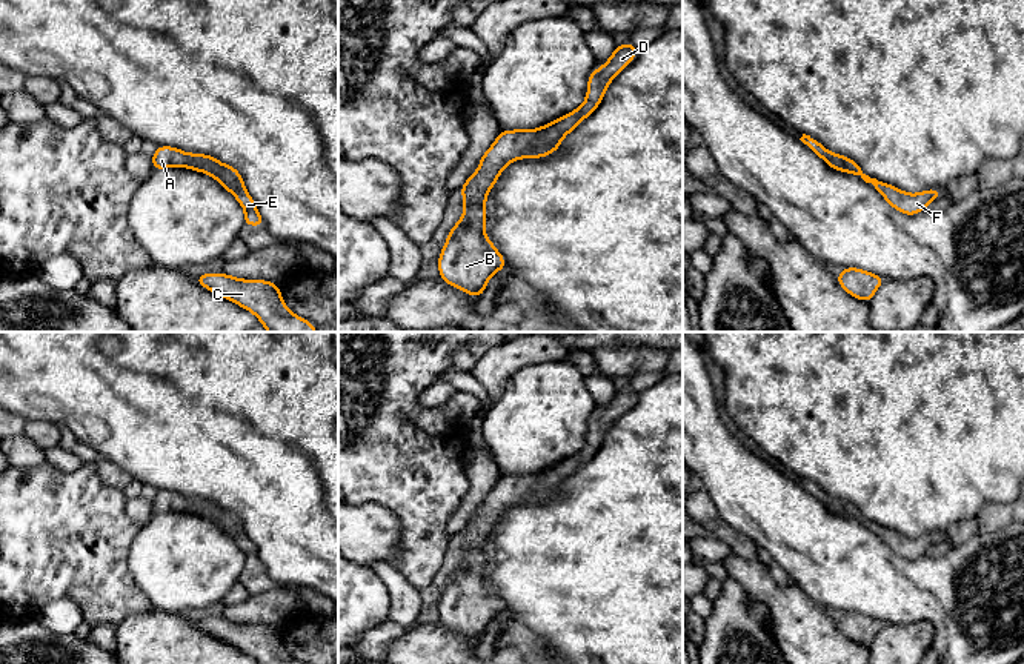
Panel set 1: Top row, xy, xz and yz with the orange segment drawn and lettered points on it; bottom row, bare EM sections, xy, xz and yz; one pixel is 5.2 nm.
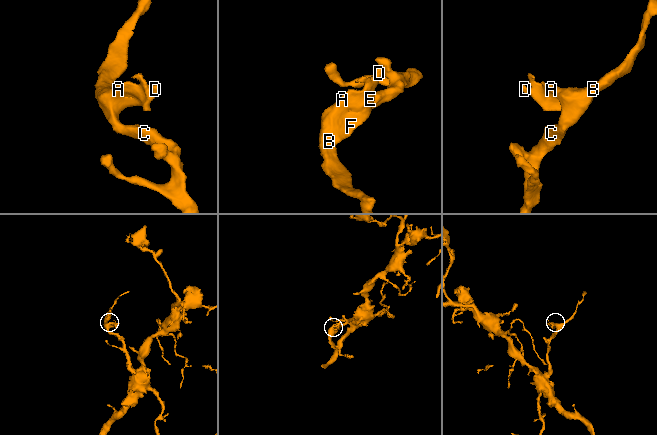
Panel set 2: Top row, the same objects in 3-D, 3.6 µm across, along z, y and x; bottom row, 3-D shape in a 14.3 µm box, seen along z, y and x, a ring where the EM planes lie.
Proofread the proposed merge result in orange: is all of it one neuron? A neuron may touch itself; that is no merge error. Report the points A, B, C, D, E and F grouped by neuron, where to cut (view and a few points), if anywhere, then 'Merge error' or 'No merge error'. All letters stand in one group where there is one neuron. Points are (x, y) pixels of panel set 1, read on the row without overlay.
Groups: A B C D E F. No split. No merge error

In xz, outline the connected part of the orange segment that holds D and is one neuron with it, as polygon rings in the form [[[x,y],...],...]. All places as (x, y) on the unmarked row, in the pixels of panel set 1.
[[[630,386],[617,390],[609,404],[590,417],[586,444],[575,455],[538,473],[500,475],[497,484],[480,503],[478,513],[460,532],[464,556],[449,575],[438,601],[441,624],[472,641],[481,641],[489,622],[506,610],[504,601],[484,576],[486,541],[500,518],[514,504],[544,503],[555,496],[563,483],[595,456],[610,426],[637,398],[638,393]]]

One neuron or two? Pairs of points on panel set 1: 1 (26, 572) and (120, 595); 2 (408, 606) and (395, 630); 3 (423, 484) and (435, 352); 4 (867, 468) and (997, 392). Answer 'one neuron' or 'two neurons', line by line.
1: one neuron
2: two neurons
3: one neuron
4: one neuron

